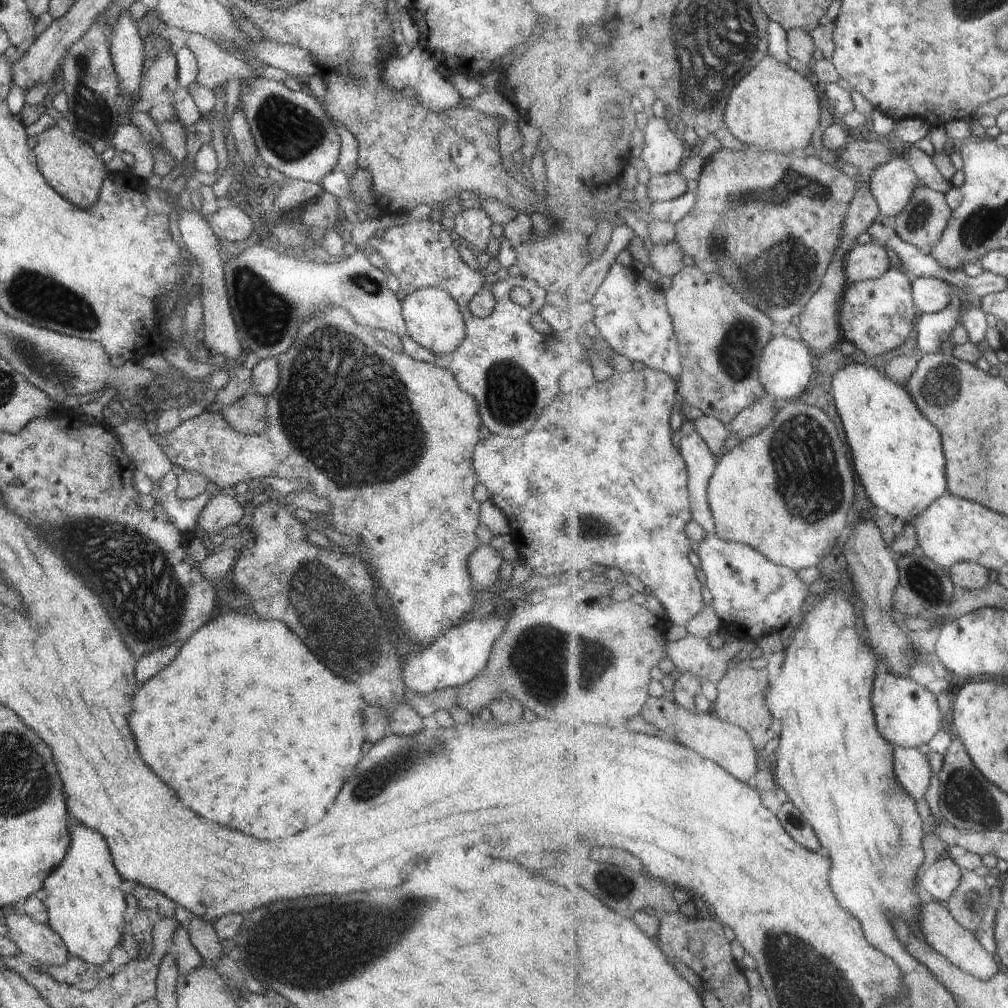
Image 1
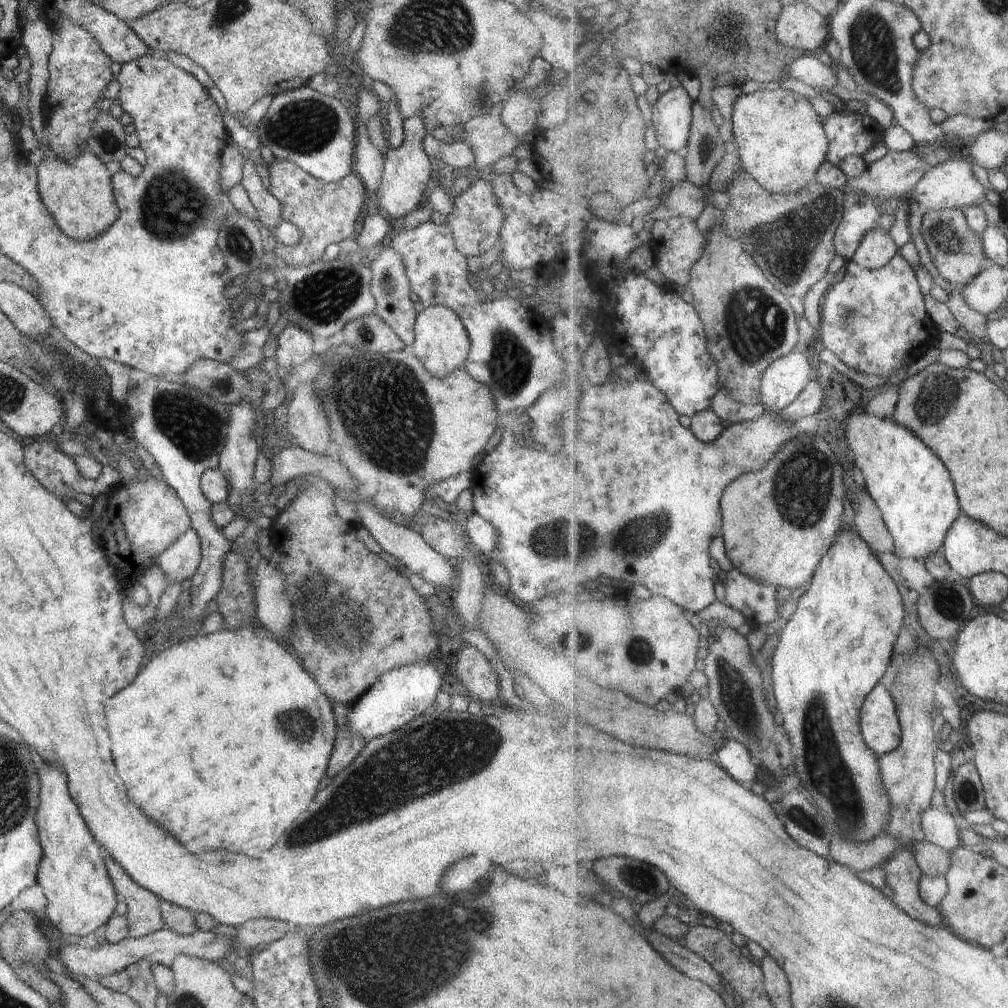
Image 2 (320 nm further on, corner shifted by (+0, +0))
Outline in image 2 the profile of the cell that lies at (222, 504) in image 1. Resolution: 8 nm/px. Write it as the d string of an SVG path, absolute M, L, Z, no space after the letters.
M189 528L178 537L162 554L155 558L162 572L166 574L168 585L192 578L201 561L201 540L198 533Z

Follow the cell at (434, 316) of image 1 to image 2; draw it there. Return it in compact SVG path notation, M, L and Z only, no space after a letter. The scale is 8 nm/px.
M443 305L426 307L417 314L414 323L415 341L409 351L424 365L430 374L442 379L447 377L454 369L462 368L469 355L471 342L458 315Z

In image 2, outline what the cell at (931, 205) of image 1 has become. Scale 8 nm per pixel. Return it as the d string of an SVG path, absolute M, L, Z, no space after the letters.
M965 209L929 211L923 218L921 231L932 260L946 282L954 282L965 289L992 263L985 249L984 238L972 230Z

